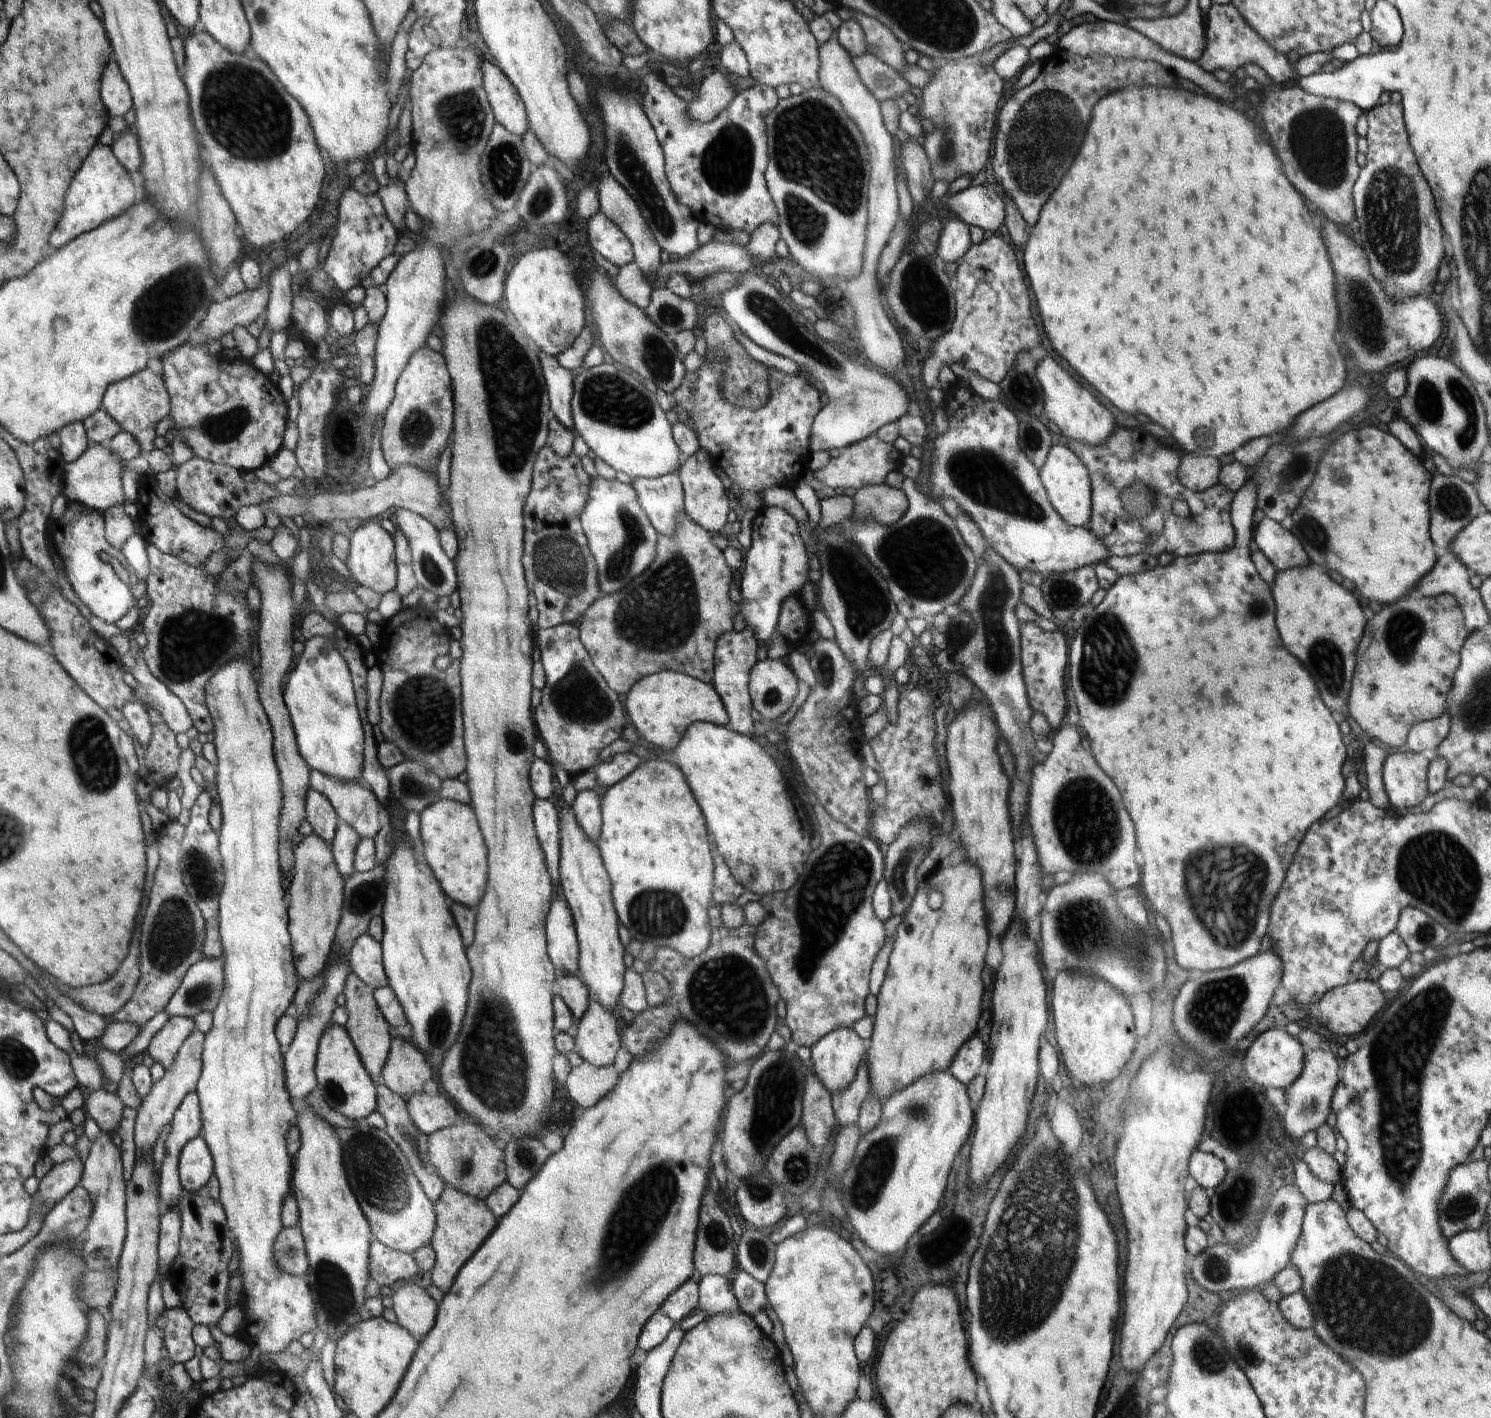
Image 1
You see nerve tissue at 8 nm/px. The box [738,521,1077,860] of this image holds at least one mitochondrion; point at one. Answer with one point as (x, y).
(864, 603)

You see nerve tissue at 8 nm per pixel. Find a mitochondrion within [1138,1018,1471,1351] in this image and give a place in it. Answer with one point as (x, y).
(1237, 1200)

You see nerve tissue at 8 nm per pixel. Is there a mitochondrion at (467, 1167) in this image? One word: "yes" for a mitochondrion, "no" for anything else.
yes

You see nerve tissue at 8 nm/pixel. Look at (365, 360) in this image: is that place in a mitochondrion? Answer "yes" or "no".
no

